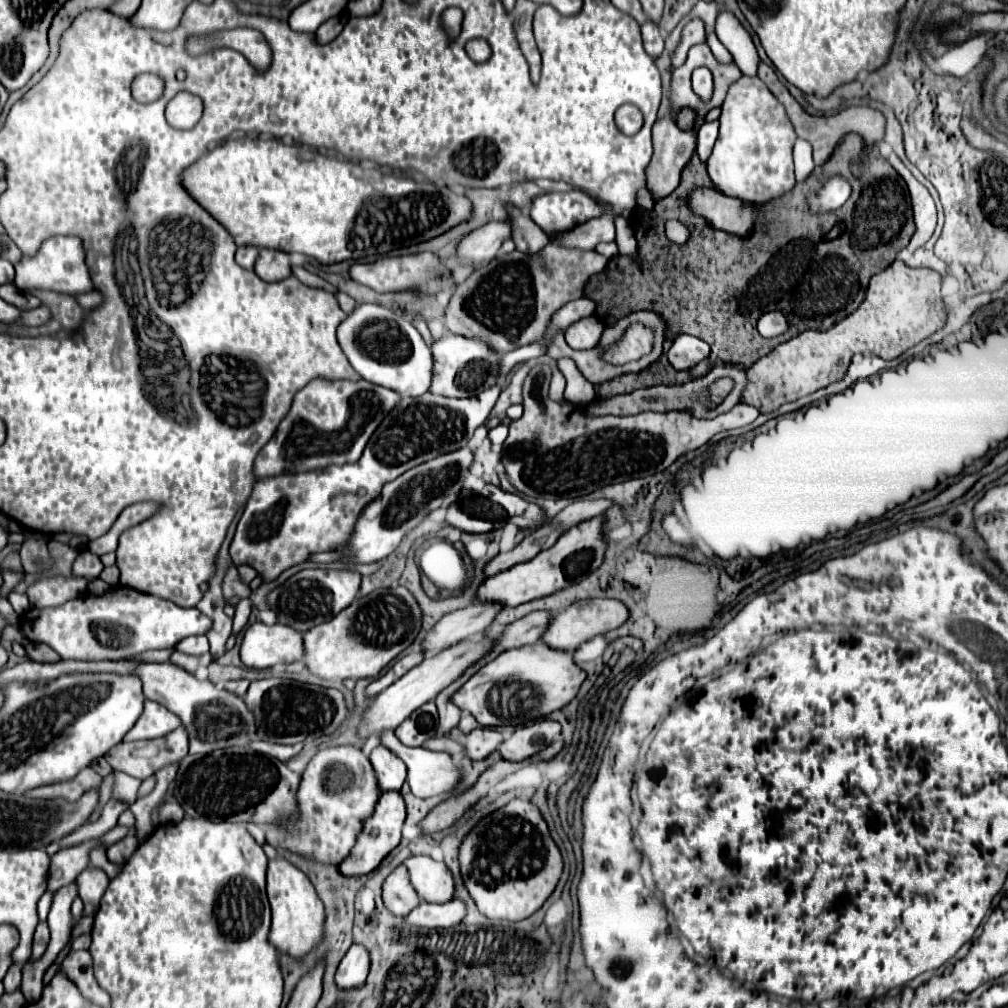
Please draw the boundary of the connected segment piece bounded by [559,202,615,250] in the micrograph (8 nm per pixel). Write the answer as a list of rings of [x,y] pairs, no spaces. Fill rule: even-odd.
[[[601,202],[603,214],[597,218],[591,218],[583,226],[577,226],[565,234],[561,234],[561,246],[567,248],[581,248],[581,250],[593,250],[599,242],[611,242],[615,240],[615,210],[611,206],[605,206]]]

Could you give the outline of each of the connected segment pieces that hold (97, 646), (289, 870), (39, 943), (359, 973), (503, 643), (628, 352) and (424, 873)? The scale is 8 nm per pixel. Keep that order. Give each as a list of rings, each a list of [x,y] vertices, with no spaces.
[[[117,586],[105,596],[85,594],[59,608],[33,608],[19,620],[31,642],[51,646],[63,660],[121,660],[155,648],[175,648],[183,638],[205,634],[211,626],[211,620],[197,608],[181,608],[127,586]]]
[[[285,858],[269,860],[267,868],[267,896],[271,902],[271,932],[269,942],[275,946],[277,952],[285,952],[291,958],[307,956],[317,944],[325,938],[325,906],[317,896],[309,878],[289,864]]]
[[[41,922],[41,924],[37,926],[37,930],[35,930],[35,938],[33,938],[33,956],[31,956],[31,960],[41,958],[41,954],[43,954],[45,948],[47,948],[47,944],[49,944],[49,928],[47,928],[47,922]]]
[[[351,944],[347,954],[343,956],[335,980],[339,988],[355,988],[365,982],[369,974],[369,952],[361,944]]]
[[[547,610],[531,612],[525,618],[519,618],[513,624],[505,626],[505,630],[495,638],[495,642],[499,644],[499,652],[539,642],[541,634],[545,632],[545,626],[549,626],[551,616],[553,612],[547,612]]]
[[[643,322],[631,324],[623,336],[603,348],[601,358],[609,364],[627,364],[631,360],[639,360],[649,354],[653,348],[653,330]]]
[[[415,856],[407,858],[405,866],[409,868],[411,882],[425,902],[449,902],[455,894],[455,880],[447,864],[437,864],[431,858]]]

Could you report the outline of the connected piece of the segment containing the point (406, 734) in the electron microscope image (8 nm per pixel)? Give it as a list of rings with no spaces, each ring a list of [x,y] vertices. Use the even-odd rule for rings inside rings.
[[[423,706],[417,712],[413,712],[401,726],[397,726],[395,736],[405,744],[405,746],[421,746],[425,740],[435,736],[435,712],[431,708]]]

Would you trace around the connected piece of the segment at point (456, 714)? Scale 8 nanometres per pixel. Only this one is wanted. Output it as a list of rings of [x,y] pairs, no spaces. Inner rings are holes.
[[[467,676],[459,678],[457,682],[453,682],[447,690],[443,690],[443,692],[437,696],[435,704],[437,704],[437,708],[439,708],[439,718],[441,718],[441,722],[439,722],[439,730],[437,730],[437,736],[447,734],[451,728],[455,728],[455,726],[459,724],[461,710],[459,710],[457,706],[453,706],[453,702],[451,702],[451,694],[453,694],[453,692],[455,692],[465,680],[467,680]]]

